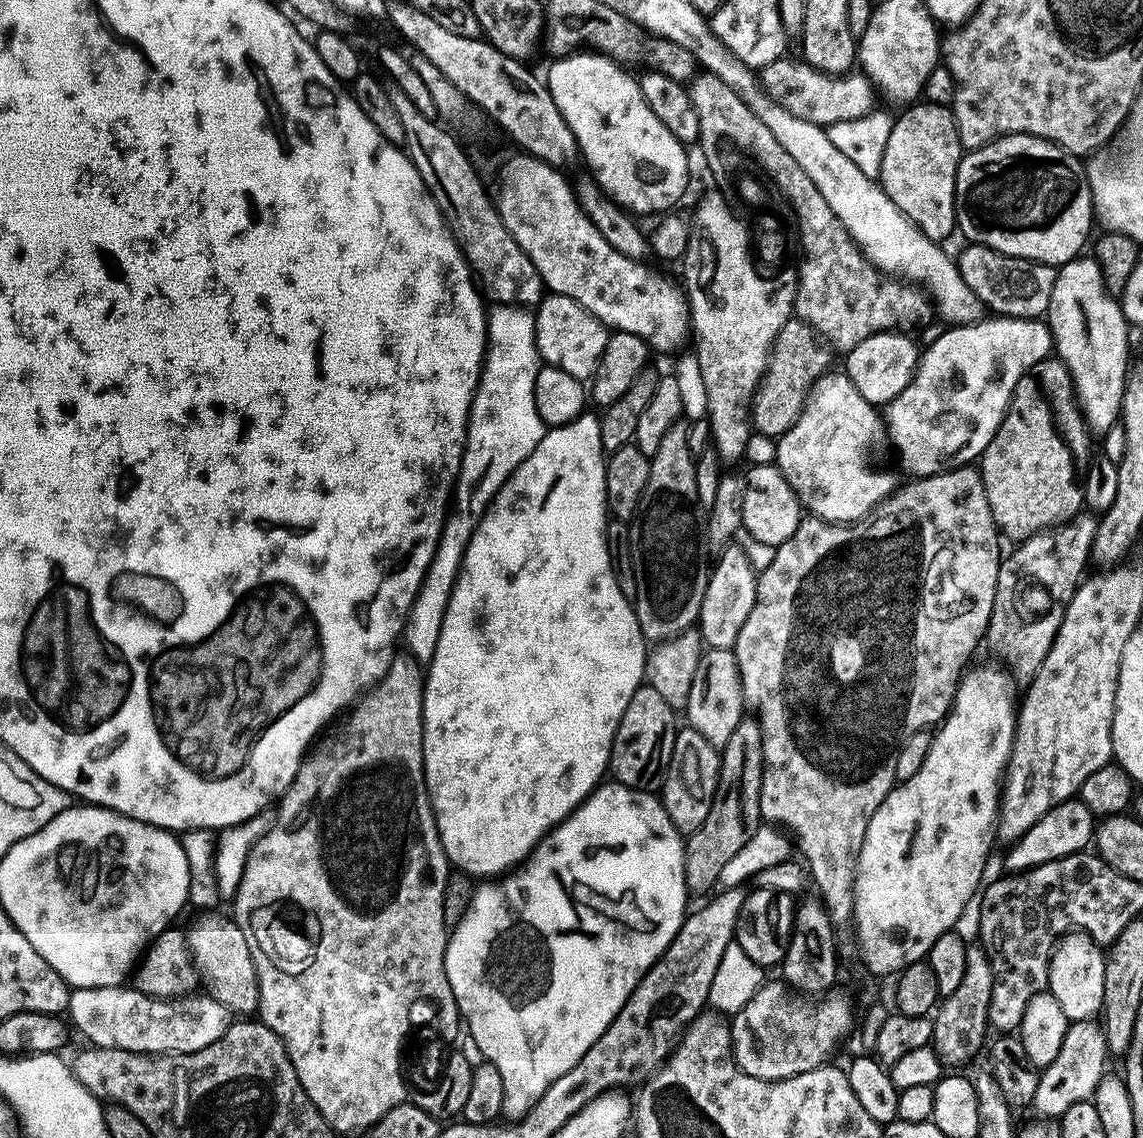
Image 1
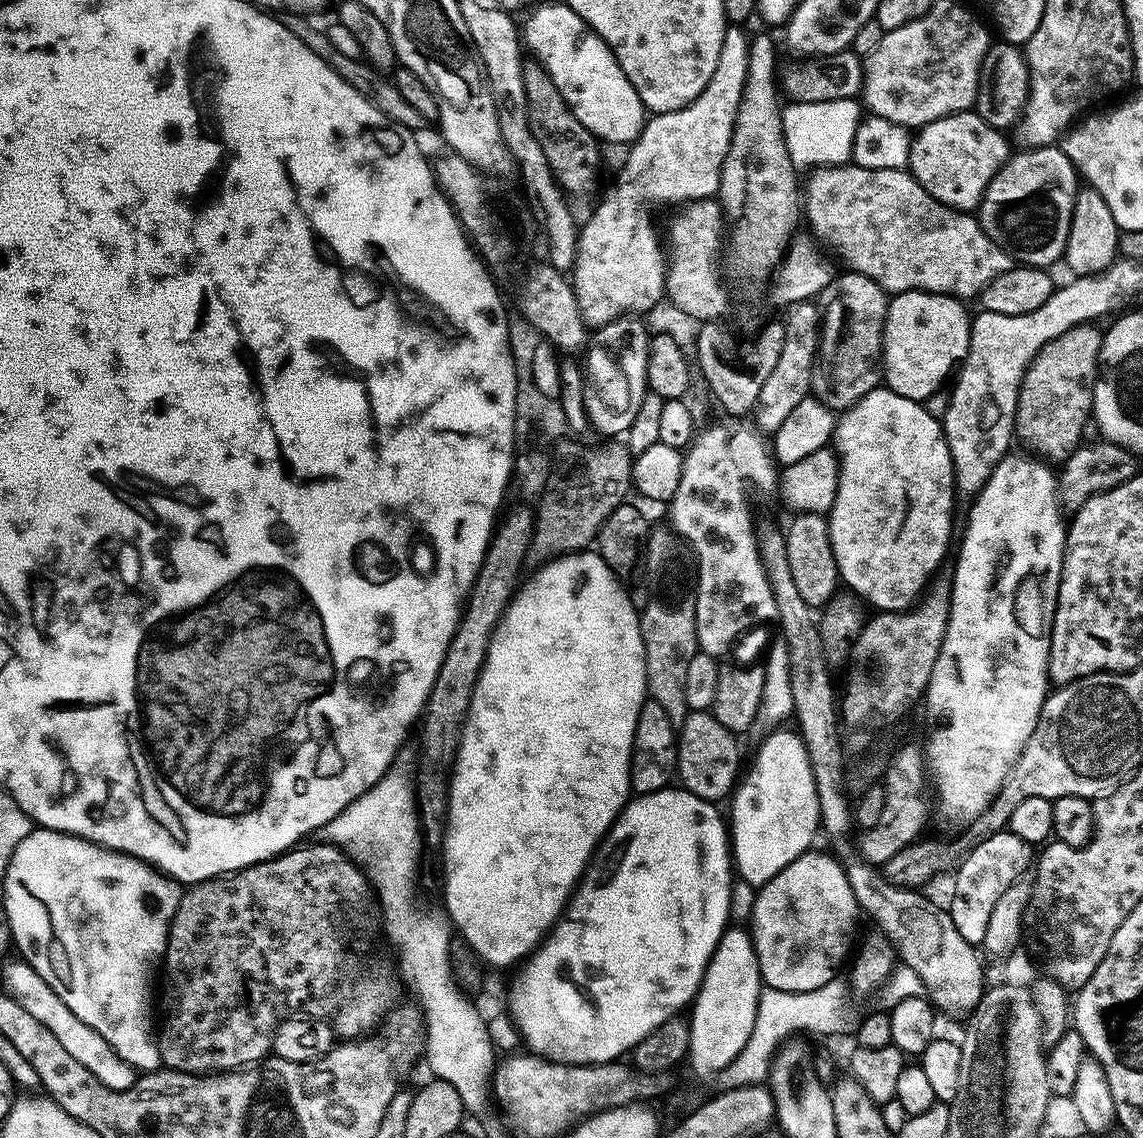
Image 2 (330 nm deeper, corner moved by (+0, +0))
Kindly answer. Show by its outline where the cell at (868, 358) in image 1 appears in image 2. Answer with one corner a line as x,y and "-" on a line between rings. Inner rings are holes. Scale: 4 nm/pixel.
898,292
889,299
888,314
884,323
882,380
890,391
902,394
902,398
928,402
943,386
944,379
948,375
951,377
957,366
963,365
964,359
968,357
972,338
972,316
964,309
964,304
963,299
944,296
940,292

